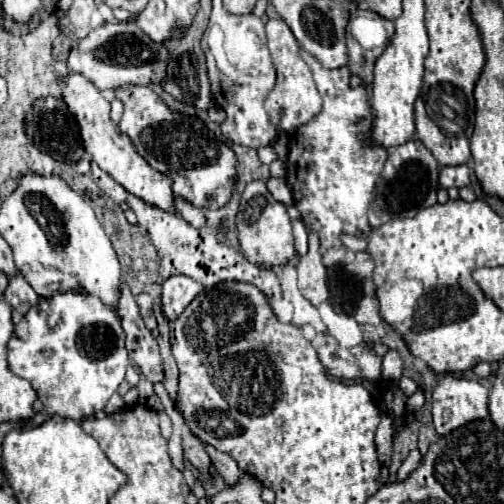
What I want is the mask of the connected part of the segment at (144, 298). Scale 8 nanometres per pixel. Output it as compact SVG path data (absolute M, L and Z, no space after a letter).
M141 293L141 295L137 295L137 305L139 305L139 311L141 311L145 325L149 329L155 329L157 323L155 323L155 317L153 317L153 297L149 293Z

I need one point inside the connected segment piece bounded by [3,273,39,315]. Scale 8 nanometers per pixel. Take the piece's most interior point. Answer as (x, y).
(20, 295)

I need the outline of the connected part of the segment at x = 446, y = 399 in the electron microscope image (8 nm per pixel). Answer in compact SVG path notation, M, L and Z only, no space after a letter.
M443 375L433 391L433 423L439 435L445 435L473 419L489 415L489 389L479 381Z

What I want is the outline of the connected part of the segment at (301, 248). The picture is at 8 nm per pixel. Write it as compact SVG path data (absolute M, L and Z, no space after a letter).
M291 221L293 223L293 235L295 235L295 249L297 257L303 257L307 253L307 229L301 221Z

